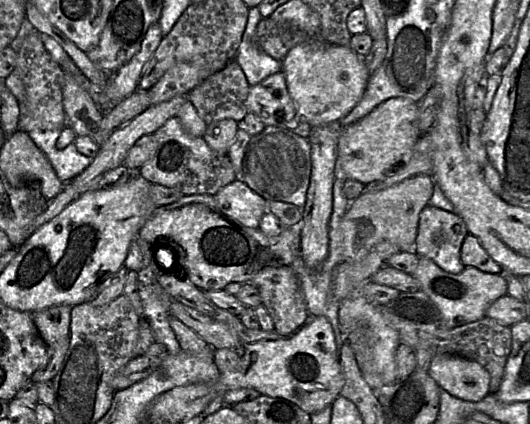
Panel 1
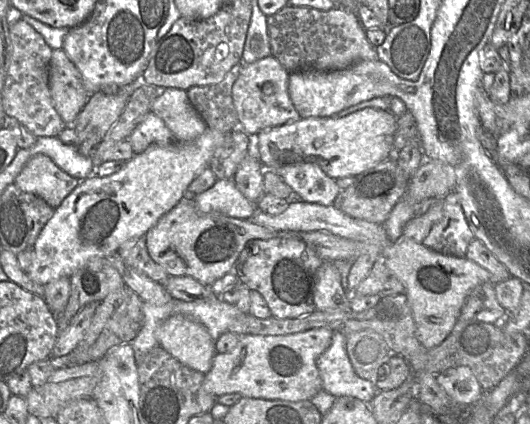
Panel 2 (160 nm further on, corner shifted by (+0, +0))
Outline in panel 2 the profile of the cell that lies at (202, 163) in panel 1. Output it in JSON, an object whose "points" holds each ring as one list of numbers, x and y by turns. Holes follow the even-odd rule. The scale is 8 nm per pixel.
{"points":[[152,112,138,124,128,140,135,154,143,153,152,146,165,146,177,142,165,122]]}

